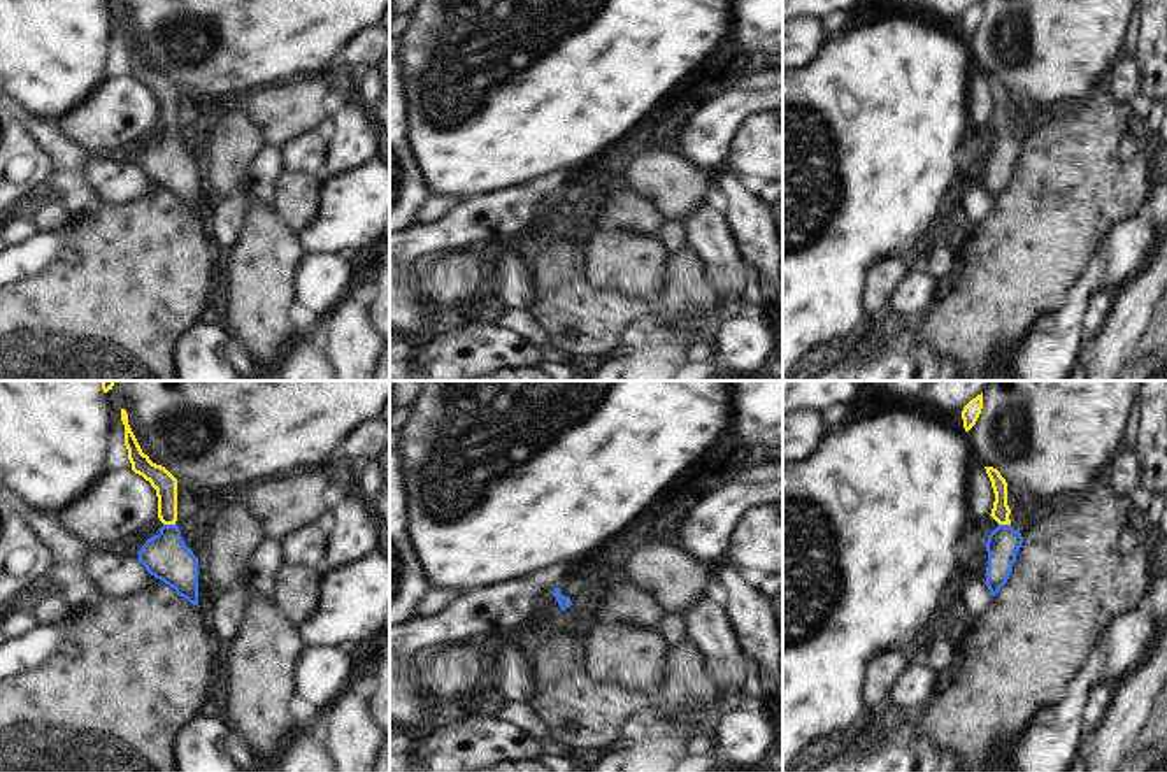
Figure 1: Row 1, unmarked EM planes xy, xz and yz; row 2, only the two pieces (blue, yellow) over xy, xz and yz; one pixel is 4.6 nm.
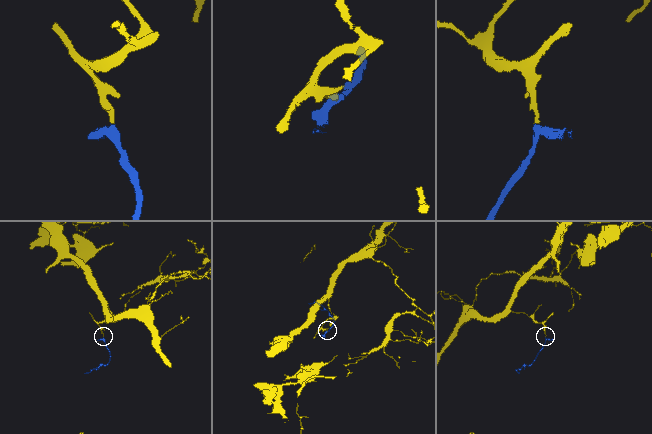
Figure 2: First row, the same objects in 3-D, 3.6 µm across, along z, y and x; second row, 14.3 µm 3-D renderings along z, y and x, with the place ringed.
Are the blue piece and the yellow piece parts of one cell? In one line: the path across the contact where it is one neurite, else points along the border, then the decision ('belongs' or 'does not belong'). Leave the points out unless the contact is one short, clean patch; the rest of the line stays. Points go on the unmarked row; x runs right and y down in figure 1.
way xy (165, 164), (169, 132), (165, 92); belongs

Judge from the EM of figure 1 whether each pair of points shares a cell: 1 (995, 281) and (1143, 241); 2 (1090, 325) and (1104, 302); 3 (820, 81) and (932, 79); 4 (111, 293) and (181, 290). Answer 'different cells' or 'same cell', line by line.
1: different cells
2: same cell
3: same cell
4: same cell

